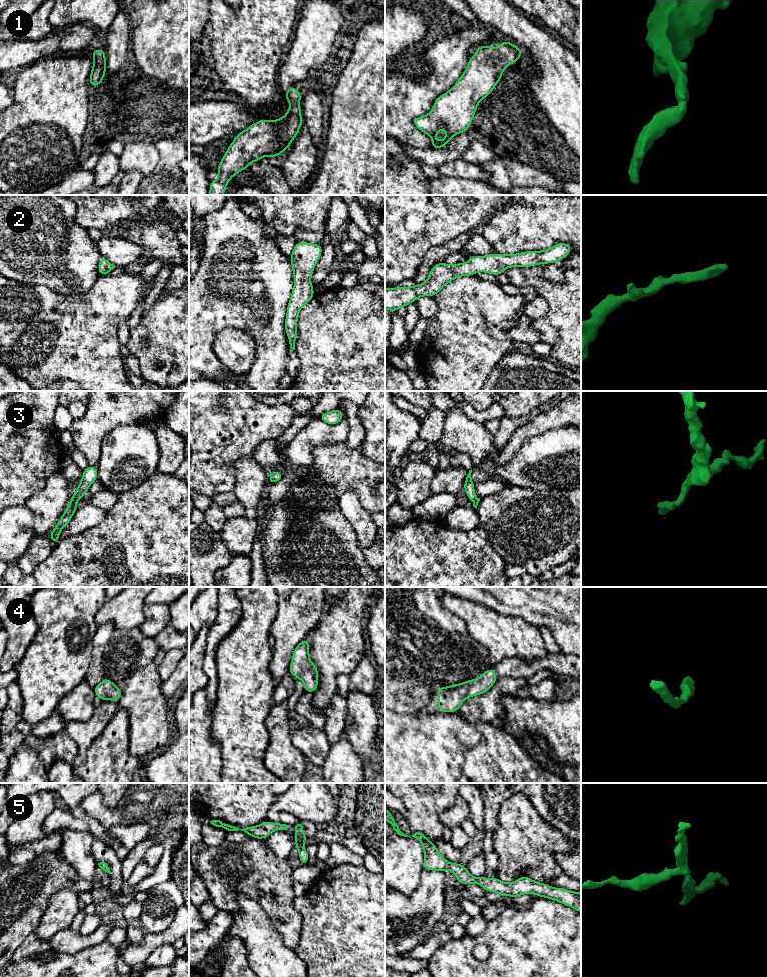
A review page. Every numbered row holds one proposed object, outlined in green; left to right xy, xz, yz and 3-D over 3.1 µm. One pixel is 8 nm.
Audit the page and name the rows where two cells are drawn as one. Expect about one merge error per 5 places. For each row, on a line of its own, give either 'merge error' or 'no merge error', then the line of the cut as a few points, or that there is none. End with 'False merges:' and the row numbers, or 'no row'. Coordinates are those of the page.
1: no merge error; no cut
2: no merge error; no cut
3: no merge error; no cut
4: no merge error; no cut
5: no merge error; no cut
False merges: no row

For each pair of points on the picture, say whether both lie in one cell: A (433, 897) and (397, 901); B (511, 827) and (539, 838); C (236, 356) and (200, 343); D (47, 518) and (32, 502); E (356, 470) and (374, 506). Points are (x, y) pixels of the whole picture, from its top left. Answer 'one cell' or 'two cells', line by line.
A: one cell
B: one cell
C: two cells
D: one cell
E: one cell

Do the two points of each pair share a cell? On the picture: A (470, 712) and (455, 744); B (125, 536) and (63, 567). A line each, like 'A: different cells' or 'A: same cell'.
A: different cells
B: same cell

